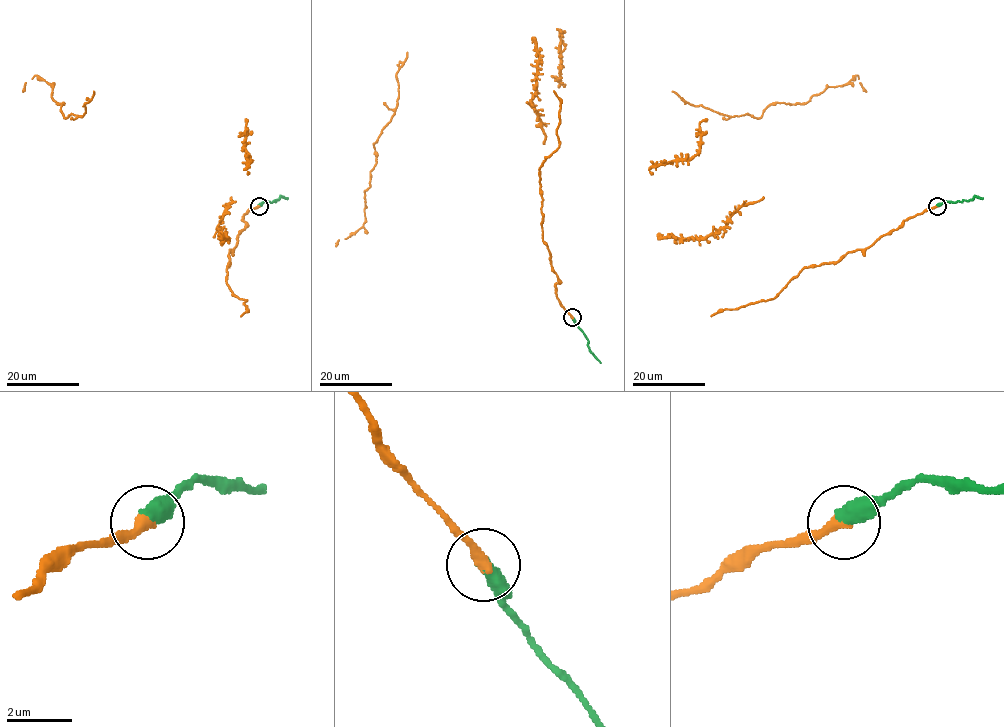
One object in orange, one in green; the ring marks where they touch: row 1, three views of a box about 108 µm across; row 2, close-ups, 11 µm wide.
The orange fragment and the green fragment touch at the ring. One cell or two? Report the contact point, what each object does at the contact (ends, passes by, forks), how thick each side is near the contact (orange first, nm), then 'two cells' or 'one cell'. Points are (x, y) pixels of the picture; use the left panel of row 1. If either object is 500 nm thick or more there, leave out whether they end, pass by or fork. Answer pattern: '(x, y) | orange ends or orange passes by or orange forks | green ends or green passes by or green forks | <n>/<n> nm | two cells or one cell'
(259, 206) | 360/500 nm | two cells

